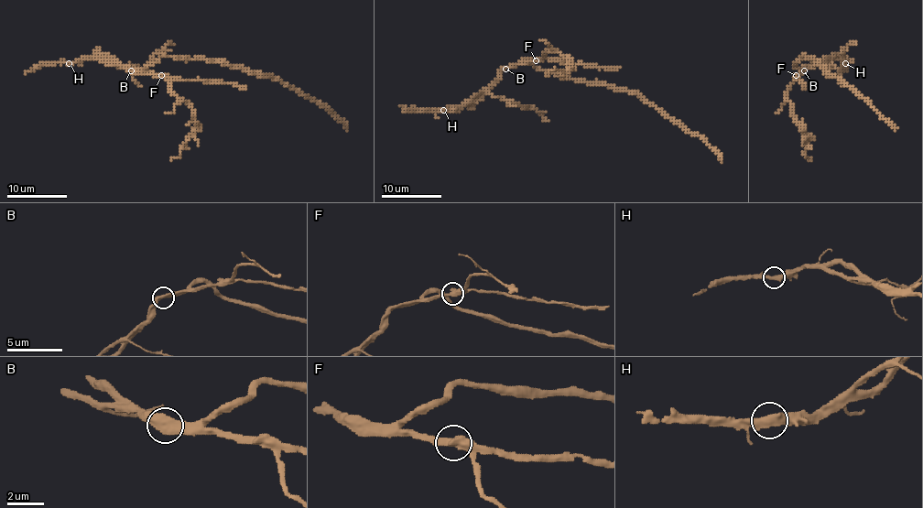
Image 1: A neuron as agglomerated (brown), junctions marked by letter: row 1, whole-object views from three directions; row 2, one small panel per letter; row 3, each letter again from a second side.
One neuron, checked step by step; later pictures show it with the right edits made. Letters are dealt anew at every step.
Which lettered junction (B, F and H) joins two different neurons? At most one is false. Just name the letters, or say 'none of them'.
none of them

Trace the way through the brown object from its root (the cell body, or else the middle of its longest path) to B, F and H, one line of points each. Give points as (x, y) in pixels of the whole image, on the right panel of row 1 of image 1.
B: (812, 59), (805, 56), (796, 64), (803, 70)
F: (812, 59), (805, 56), (801, 59), (796, 64), (798, 70), (796, 75)
H: (812, 59), (805, 56), (796, 64), (800, 69), (808, 69), (834, 59), (841, 59), (845, 63)

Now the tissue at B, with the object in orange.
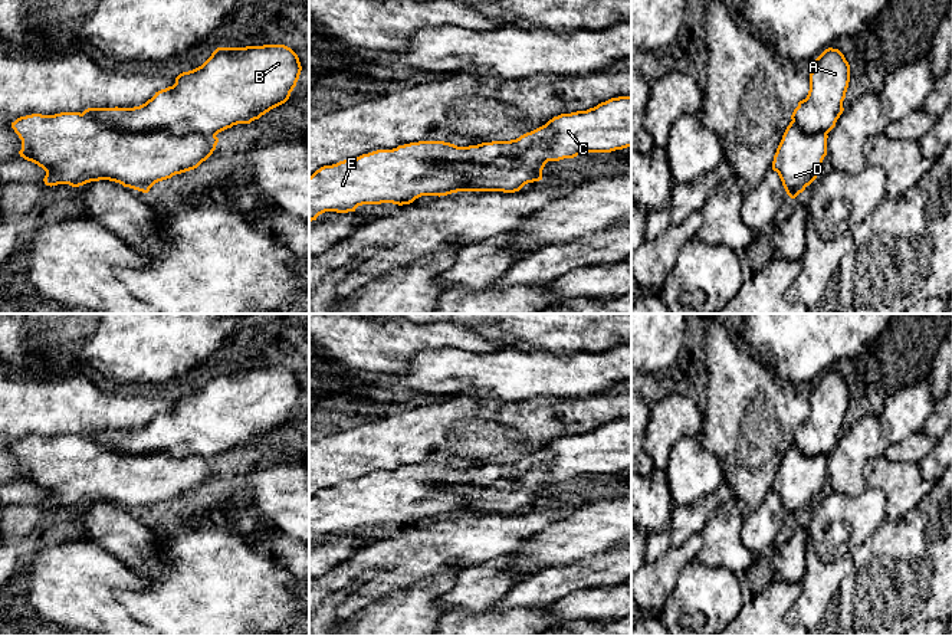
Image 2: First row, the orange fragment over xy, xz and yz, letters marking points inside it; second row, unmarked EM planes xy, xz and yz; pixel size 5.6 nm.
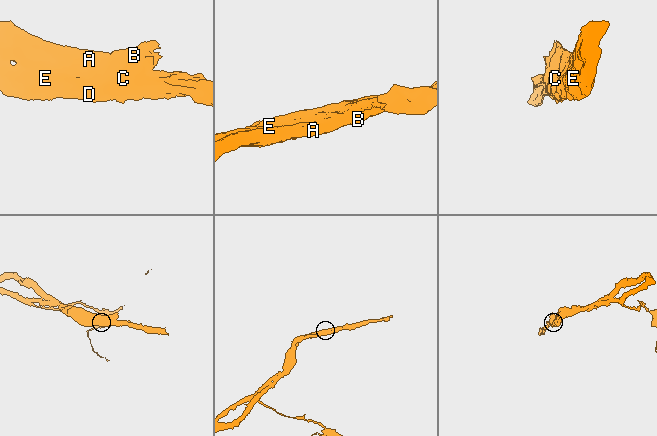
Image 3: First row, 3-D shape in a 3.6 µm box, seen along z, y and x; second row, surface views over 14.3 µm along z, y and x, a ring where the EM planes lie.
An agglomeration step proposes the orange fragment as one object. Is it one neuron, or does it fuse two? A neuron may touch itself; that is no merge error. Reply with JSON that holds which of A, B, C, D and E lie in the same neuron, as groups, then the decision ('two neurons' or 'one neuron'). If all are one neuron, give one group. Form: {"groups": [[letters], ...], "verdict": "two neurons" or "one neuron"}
{"groups": [["A", "B", "C", "D", "E"]], "verdict": "one neuron"}

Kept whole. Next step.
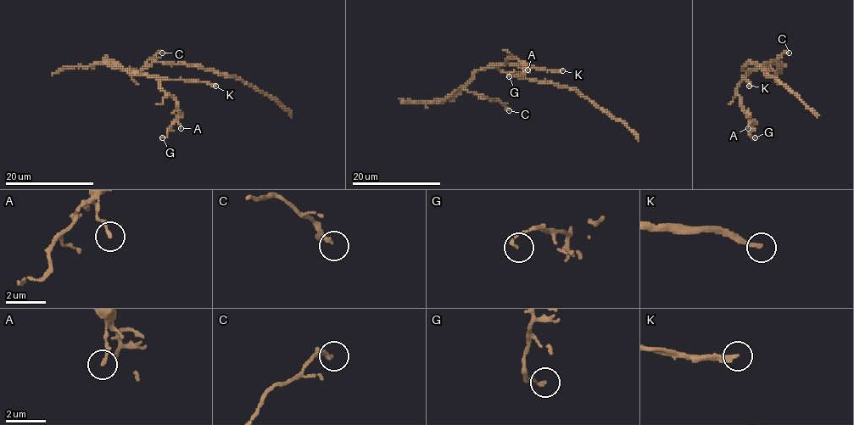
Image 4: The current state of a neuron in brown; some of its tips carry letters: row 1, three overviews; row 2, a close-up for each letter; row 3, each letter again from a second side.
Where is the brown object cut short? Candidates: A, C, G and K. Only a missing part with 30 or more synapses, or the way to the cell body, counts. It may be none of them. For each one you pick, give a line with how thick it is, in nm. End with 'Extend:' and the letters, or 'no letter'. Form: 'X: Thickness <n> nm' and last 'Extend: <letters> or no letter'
K: Thickness 240 nm
Extend: K

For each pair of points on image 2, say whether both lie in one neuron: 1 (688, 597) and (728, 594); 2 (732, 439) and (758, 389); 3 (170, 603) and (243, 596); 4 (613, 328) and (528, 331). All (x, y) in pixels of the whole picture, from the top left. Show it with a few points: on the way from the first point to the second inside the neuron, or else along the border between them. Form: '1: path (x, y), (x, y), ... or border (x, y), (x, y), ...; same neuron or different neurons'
1: path (698, 597), (718, 594); same neuron
2: path (742, 426), (747, 402); same neuron
3: path (189, 600), (191, 597), (225, 597); same neuron
4: path (591, 328), (550, 328); same neuron

